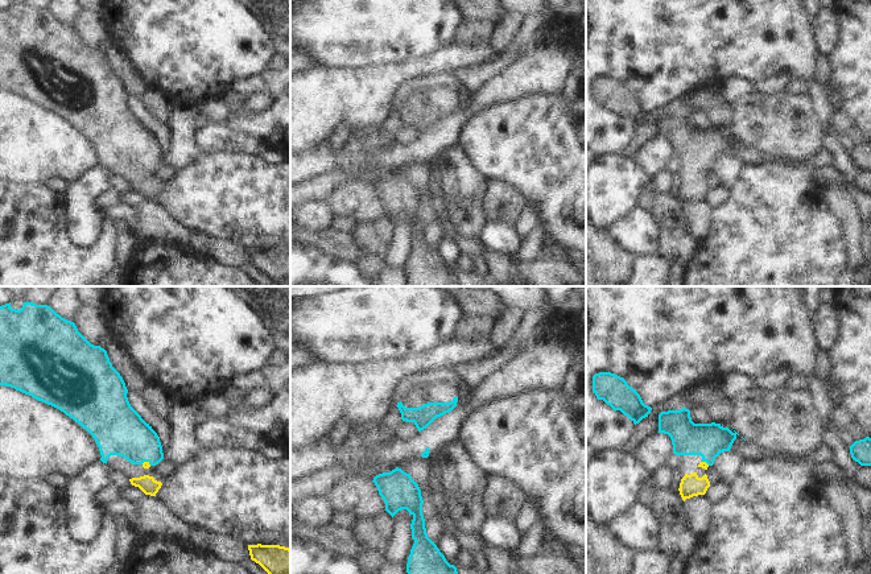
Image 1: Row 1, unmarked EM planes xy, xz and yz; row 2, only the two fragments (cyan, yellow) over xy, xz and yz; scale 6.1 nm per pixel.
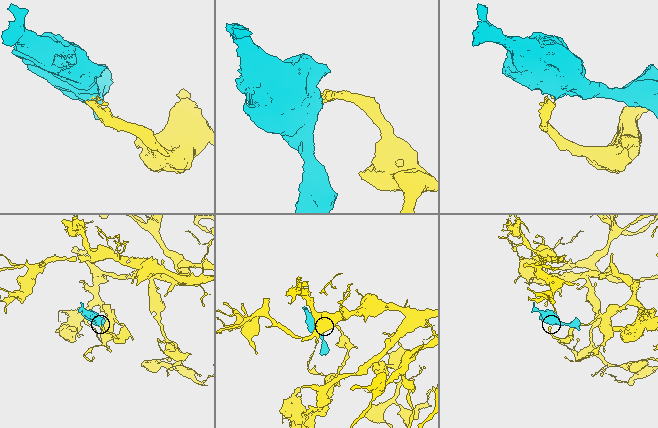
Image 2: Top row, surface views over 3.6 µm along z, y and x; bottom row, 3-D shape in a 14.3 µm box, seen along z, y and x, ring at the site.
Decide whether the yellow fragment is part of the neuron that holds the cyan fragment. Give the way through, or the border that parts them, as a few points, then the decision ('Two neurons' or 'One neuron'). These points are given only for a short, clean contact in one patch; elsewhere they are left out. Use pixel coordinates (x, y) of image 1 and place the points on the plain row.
Path across: xy (119, 135), (147, 165), (145, 169). One neuron.

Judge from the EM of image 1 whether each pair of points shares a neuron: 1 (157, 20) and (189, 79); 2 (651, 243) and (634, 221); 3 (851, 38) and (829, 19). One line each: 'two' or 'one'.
1: one
2: one
3: two

